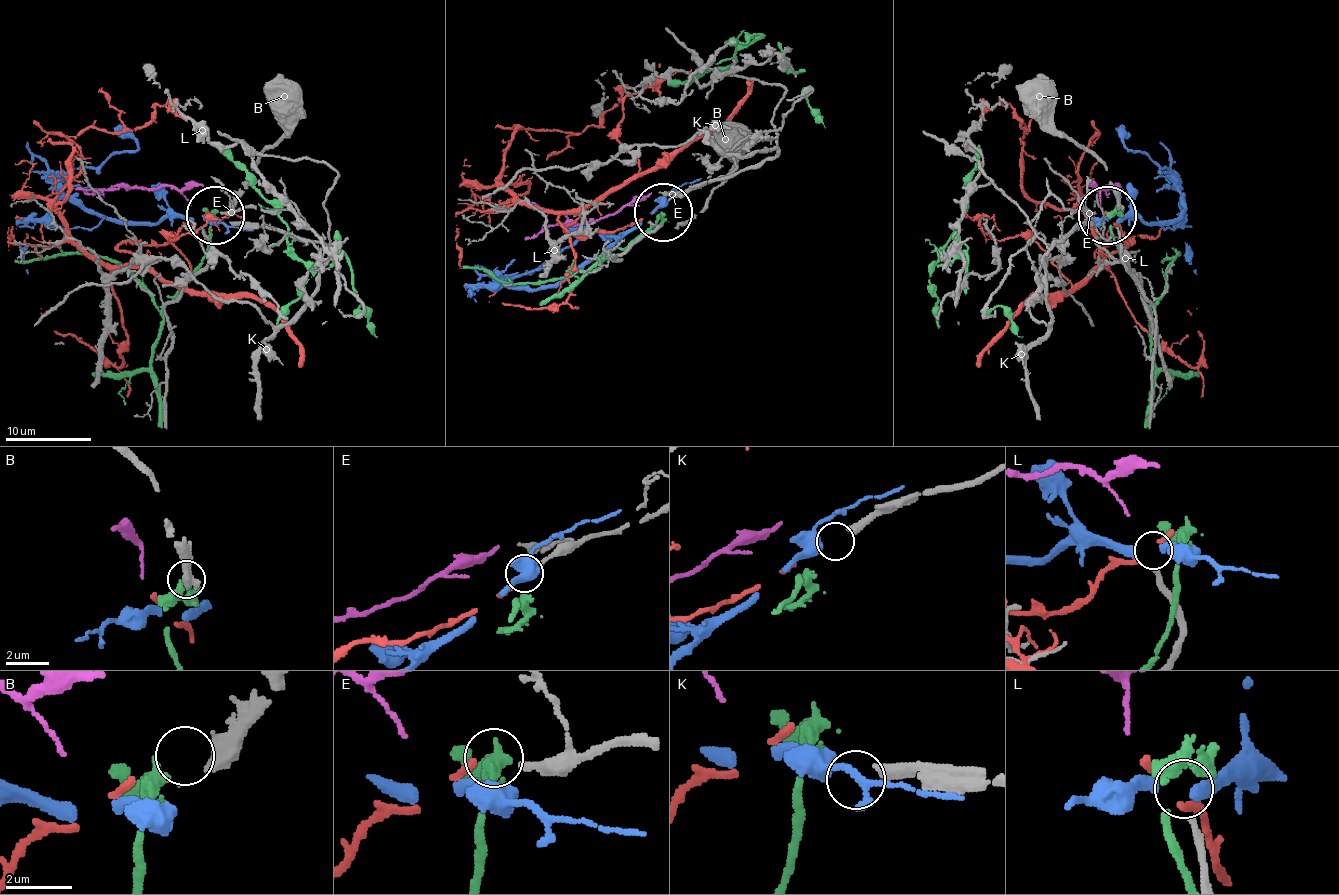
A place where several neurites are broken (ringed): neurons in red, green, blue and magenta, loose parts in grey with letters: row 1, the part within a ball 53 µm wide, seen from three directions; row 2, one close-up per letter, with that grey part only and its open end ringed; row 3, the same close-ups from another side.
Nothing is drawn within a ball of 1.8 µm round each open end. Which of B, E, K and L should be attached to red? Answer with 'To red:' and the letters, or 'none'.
To red: E

